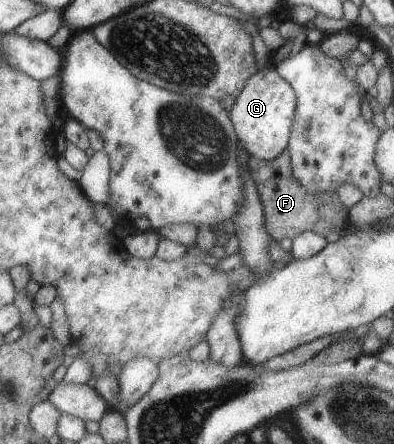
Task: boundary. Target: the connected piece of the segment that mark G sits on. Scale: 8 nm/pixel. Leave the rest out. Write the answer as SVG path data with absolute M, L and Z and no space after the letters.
M273 64L257 70L257 73L245 81L245 87L242 87L228 111L238 148L248 156L258 157L260 160L277 157L288 146L295 106L295 92L277 75Z

